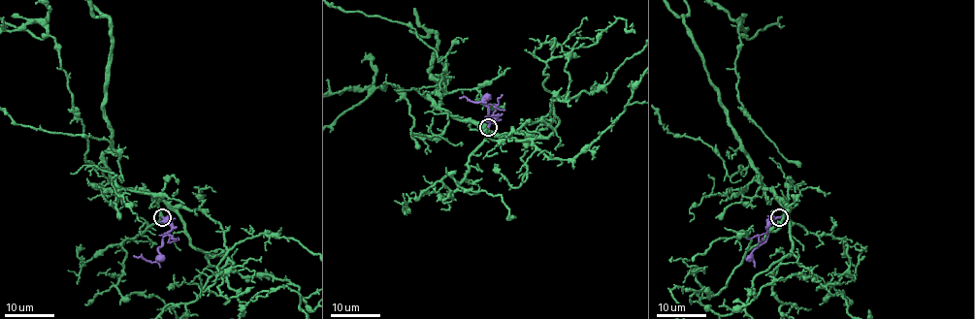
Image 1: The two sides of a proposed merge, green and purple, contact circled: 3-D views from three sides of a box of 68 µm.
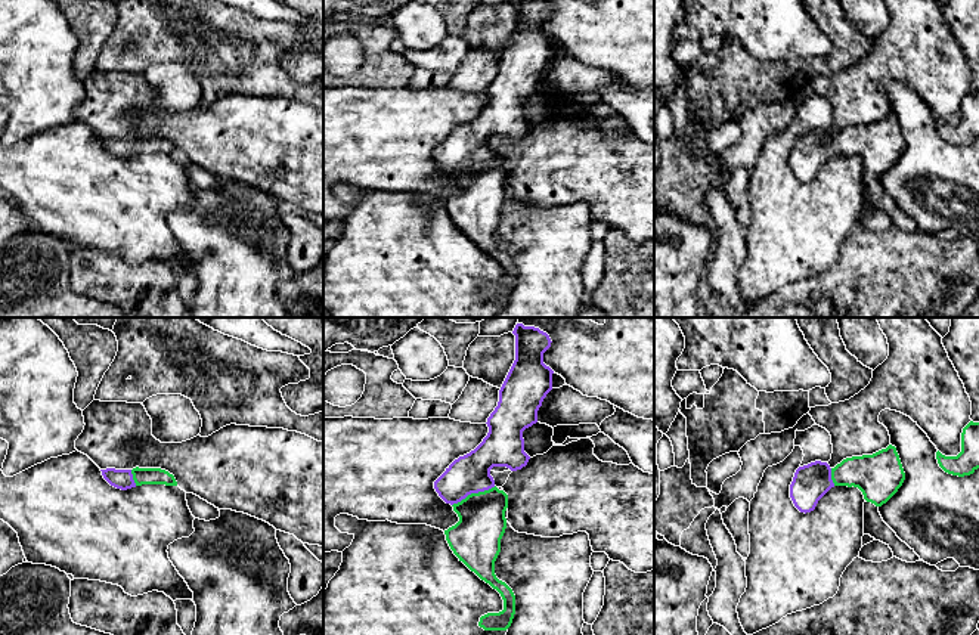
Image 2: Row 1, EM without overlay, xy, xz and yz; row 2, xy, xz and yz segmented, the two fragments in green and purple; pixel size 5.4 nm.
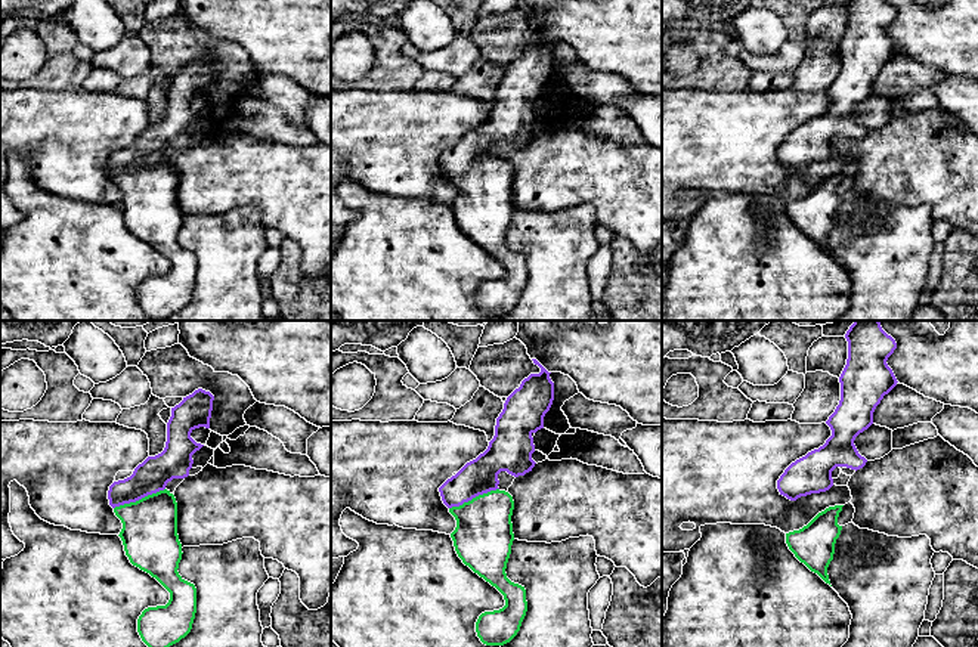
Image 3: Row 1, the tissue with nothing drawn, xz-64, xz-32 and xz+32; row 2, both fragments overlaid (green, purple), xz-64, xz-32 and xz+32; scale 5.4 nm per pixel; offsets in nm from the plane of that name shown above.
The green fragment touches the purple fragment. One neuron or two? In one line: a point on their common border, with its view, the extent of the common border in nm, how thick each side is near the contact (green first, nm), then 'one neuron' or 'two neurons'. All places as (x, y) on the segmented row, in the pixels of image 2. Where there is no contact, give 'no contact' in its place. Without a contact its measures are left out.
contact xz (473, 493); length 260 nm; calibres 280 and 220 nm; one neuron

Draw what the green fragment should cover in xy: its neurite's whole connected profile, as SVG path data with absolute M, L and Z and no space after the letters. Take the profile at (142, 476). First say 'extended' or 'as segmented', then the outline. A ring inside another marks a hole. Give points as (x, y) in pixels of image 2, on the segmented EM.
extended; M161 468L100 470L103 478L114 487L127 490L142 484L177 486L173 474Z

